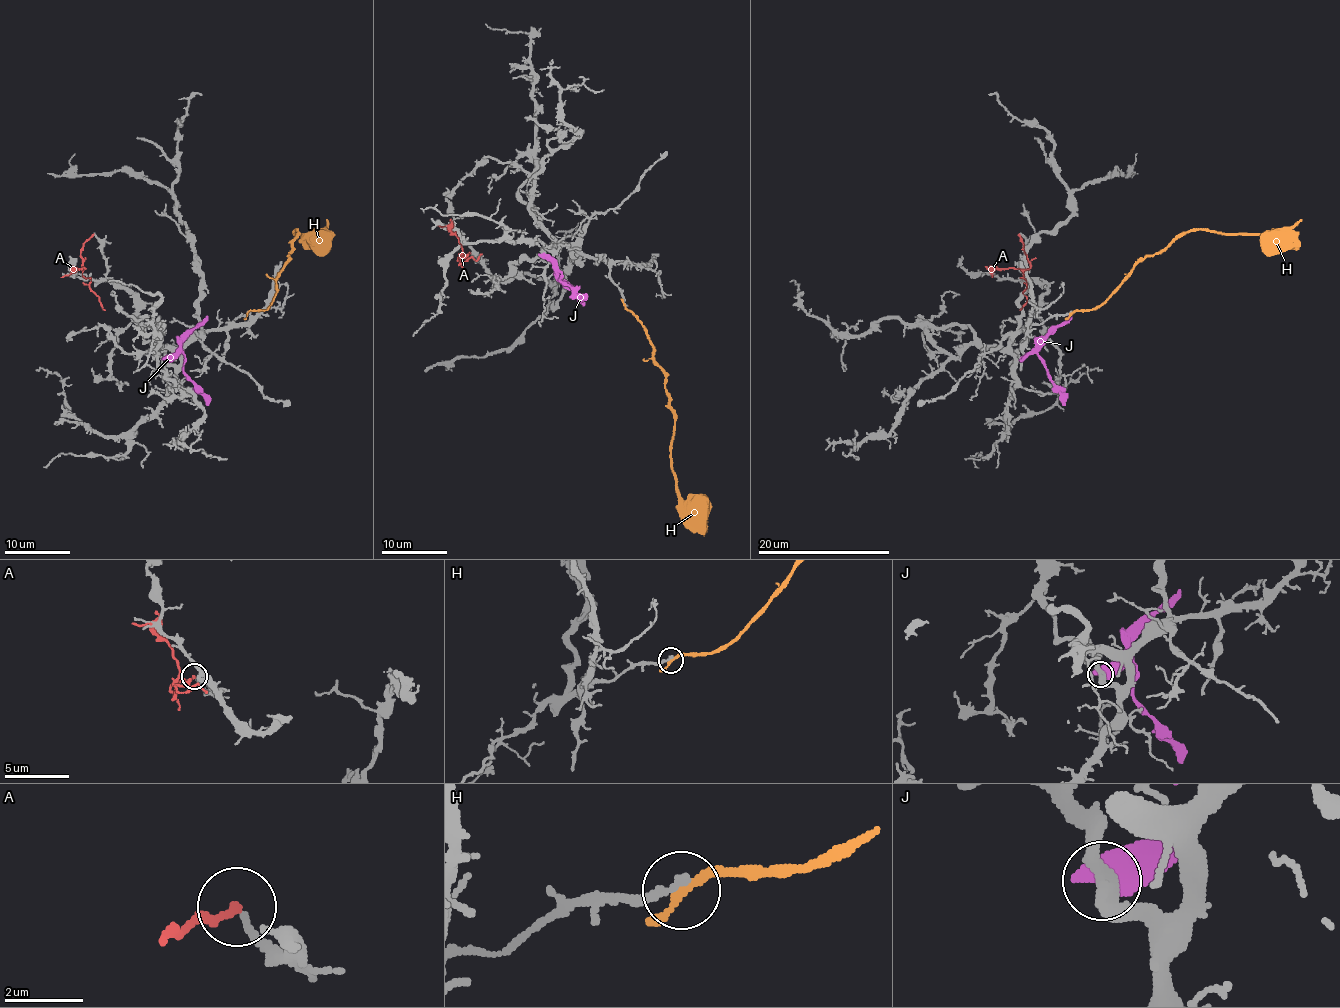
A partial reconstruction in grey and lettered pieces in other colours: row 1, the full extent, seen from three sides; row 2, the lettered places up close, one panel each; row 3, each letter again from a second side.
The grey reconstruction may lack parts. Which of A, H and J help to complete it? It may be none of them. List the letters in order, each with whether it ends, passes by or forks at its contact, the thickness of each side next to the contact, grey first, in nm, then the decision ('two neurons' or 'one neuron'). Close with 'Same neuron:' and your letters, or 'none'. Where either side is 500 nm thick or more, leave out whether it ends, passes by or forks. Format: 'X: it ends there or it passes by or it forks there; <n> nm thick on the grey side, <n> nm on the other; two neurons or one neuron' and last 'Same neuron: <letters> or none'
A: it ends there; 190 nm thick on the grey side, 170 nm on the other; two neurons
H: it passes by; 240 nm thick on the grey side, 200 nm on the other; two neurons
J: 380 nm thick on the grey side, 600 nm on the other; two neurons
Same neuron: none

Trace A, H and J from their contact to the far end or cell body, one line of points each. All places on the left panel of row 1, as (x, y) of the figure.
A: (93, 235), (80, 253), (82, 274), (90, 279), (90, 289), (105, 310)
H: (248, 314), (263, 310), (271, 302), (276, 274), (288, 261), (298, 231), (294, 233), (319, 233), (327, 220)
J: (166, 360), (177, 353), (184, 357), (184, 375), (208, 404)

